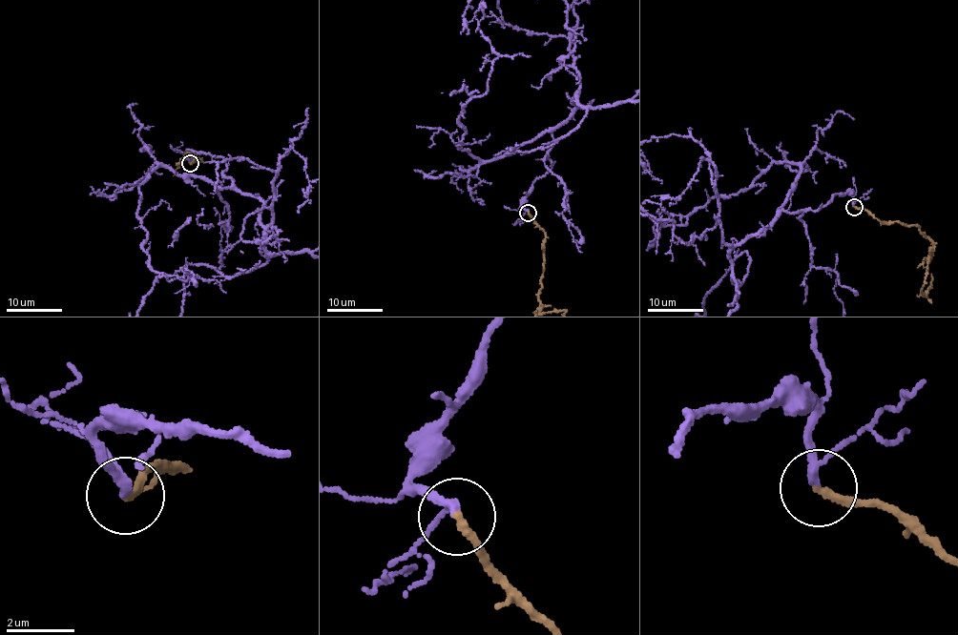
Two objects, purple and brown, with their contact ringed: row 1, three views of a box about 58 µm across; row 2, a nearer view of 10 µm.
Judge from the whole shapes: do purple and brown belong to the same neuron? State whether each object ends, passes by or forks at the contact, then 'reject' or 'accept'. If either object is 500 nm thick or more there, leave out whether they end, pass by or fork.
purple passes by; brown ends there; accept

